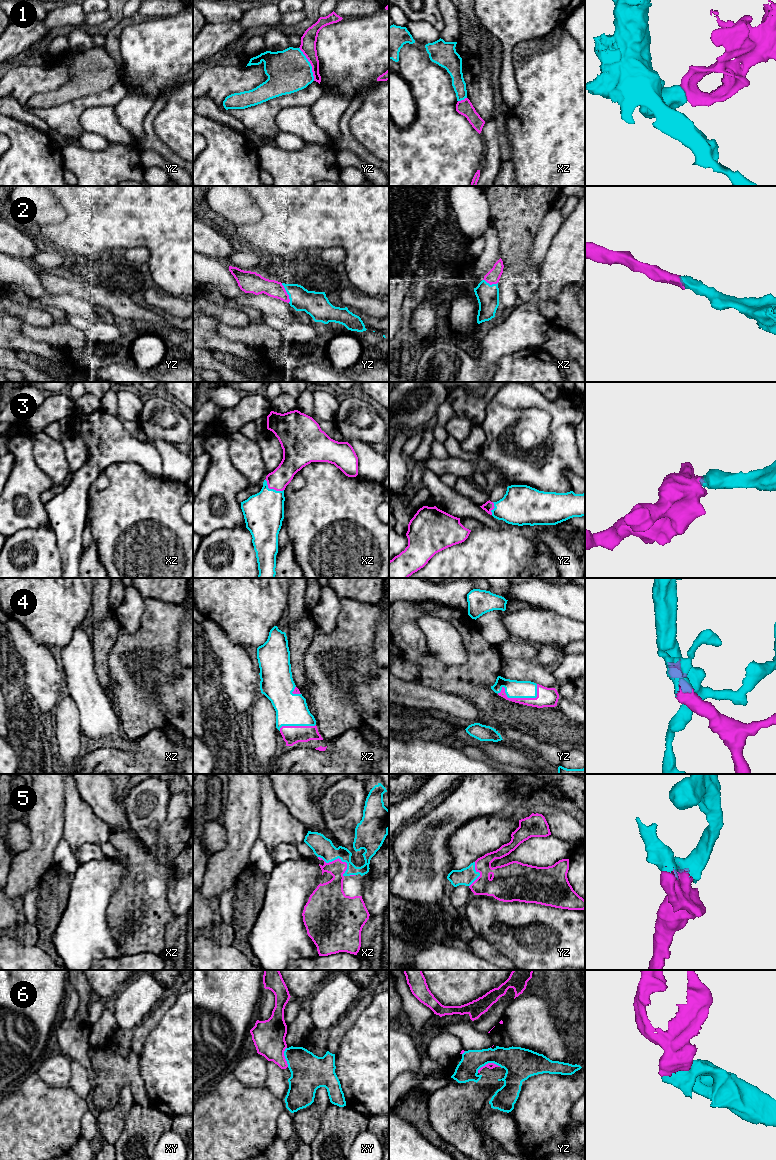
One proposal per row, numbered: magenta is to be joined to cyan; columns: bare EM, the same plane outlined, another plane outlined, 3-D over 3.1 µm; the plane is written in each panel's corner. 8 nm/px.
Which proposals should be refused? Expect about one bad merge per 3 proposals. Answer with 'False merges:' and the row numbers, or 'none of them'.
False merges: 1, 6

